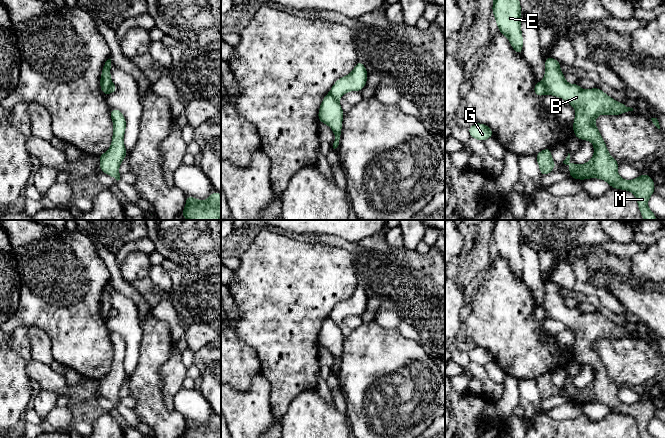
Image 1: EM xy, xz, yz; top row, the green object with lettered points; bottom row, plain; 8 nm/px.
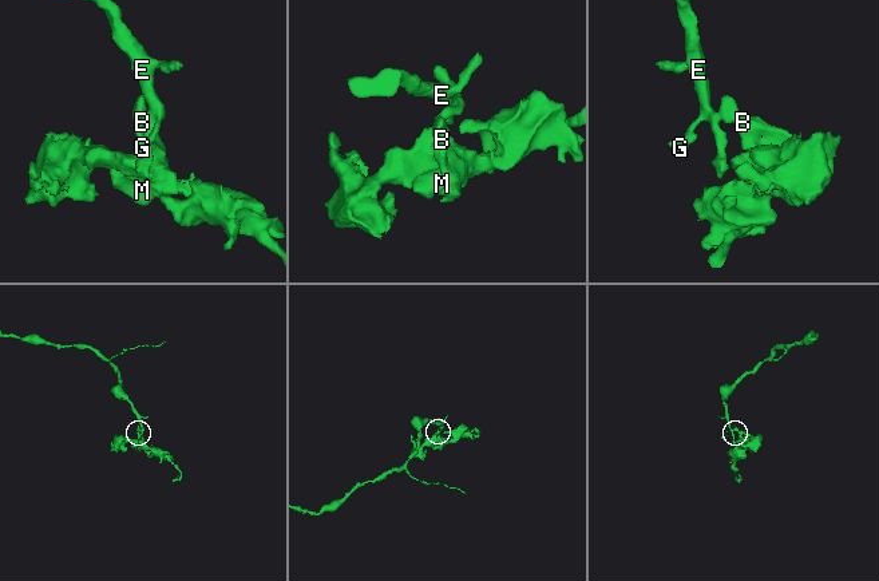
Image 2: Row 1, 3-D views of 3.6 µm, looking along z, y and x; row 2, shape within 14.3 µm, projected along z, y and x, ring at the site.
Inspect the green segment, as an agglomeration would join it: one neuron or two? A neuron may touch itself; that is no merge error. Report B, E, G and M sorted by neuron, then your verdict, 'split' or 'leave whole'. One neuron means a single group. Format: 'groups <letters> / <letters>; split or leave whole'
groups B M / E G; split

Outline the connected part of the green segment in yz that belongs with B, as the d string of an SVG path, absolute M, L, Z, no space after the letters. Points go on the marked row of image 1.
M552 57L545 59L545 75L542 84L546 93L564 99L576 111L573 130L580 140L588 140L594 145L594 155L583 165L570 163L570 154L563 161L570 166L569 176L586 180L598 178L609 183L611 188L632 192L637 199L638 208L645 220L656 220L657 216L648 208L647 202L655 192L655 184L650 175L641 174L634 180L622 179L618 172L619 162L608 152L604 139L595 125L595 119L601 114L620 115L633 108L614 100L600 88L583 90L579 84L569 84L560 70L560 62Z

